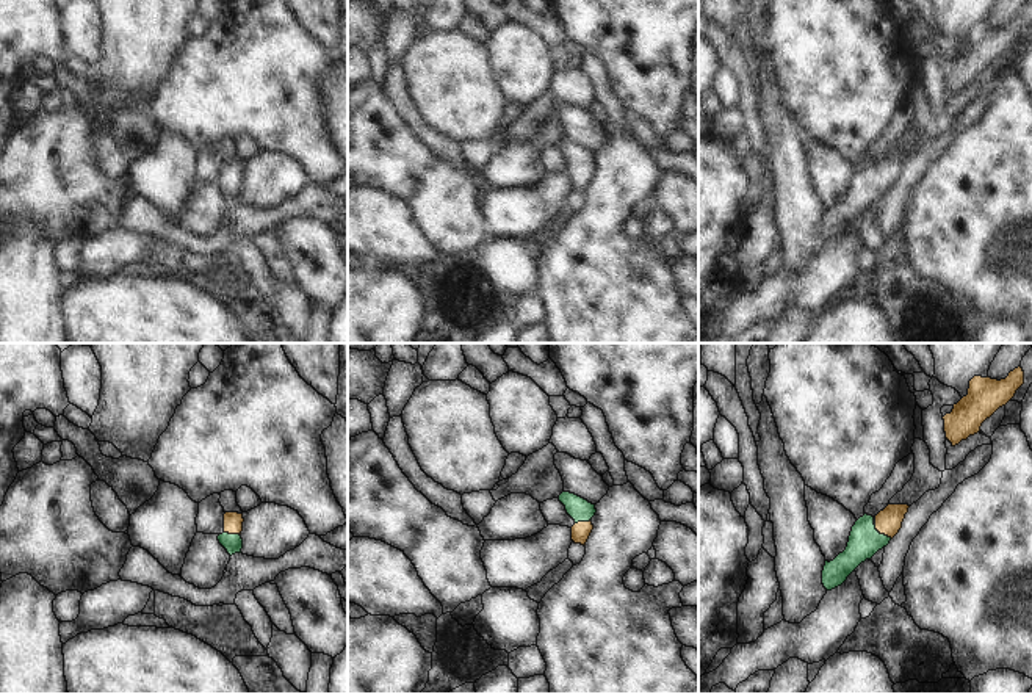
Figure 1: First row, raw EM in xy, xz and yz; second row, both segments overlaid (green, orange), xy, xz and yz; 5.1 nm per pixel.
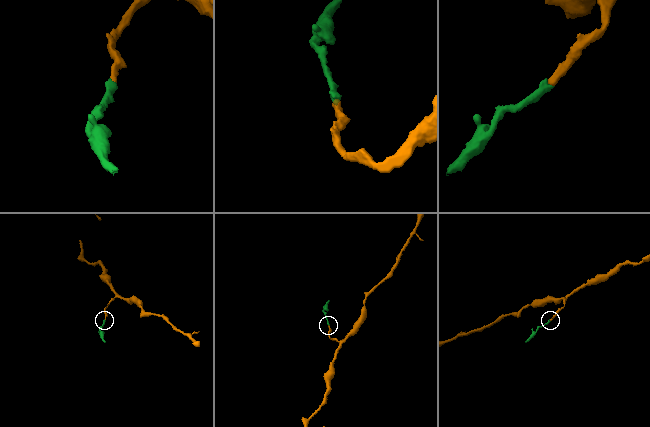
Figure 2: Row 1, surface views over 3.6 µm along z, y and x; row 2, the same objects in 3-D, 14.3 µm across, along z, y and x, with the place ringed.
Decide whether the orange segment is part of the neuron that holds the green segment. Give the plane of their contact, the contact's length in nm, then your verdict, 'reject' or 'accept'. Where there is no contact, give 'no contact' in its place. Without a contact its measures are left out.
meets green in yz; contact 120 nm long; accept

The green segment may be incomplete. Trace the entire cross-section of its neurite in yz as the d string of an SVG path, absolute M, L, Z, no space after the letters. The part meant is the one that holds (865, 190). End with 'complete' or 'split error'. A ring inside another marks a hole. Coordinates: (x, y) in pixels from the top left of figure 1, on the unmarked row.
M888 154L875 166L864 163L852 175L847 196L833 210L825 210L822 233L827 240L841 235L847 226L879 199L902 177L908 154Z | split error

